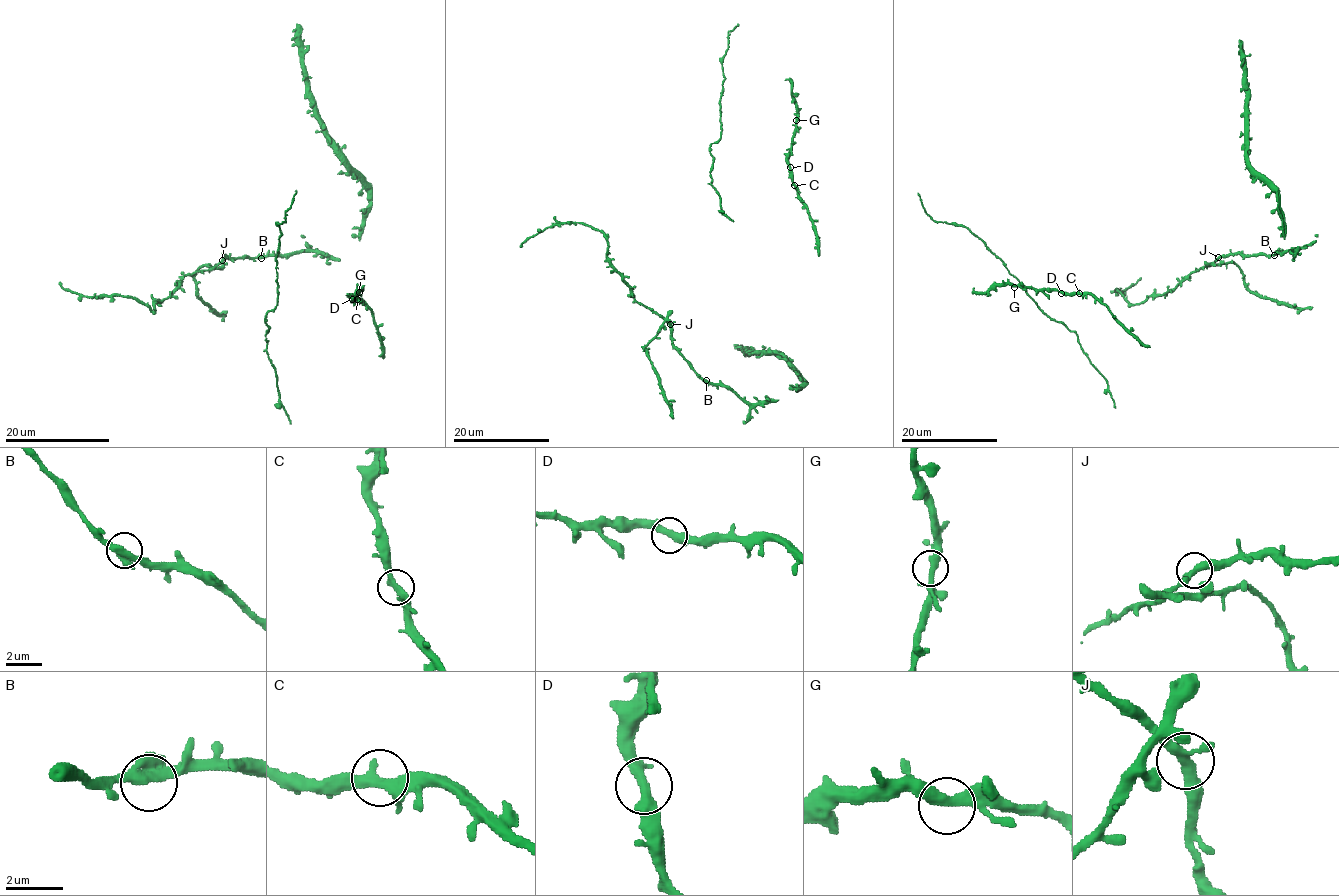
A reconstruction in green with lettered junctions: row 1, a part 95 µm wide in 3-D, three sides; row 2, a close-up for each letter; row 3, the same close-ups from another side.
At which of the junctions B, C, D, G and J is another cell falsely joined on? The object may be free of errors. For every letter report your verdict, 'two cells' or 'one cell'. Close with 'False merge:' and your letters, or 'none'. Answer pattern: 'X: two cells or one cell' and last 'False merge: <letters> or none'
B: one cell
C: one cell
D: one cell
G: one cell
J: one cell
False merge: none

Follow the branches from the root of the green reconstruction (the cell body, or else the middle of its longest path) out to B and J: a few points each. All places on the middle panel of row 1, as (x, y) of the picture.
B: (645, 305), (666, 321), (672, 345), (706, 380)
J: (645, 305), (670, 325)

